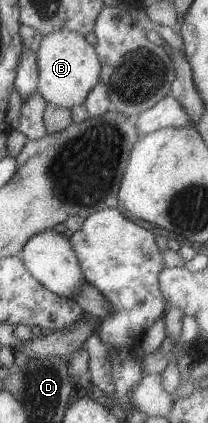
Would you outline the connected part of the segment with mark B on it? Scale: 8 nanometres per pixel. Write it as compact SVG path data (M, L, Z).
M58 29L44 35L36 56L38 91L47 103L70 109L83 105L88 93L100 82L101 62L95 47L86 41L85 36L70 29Z

